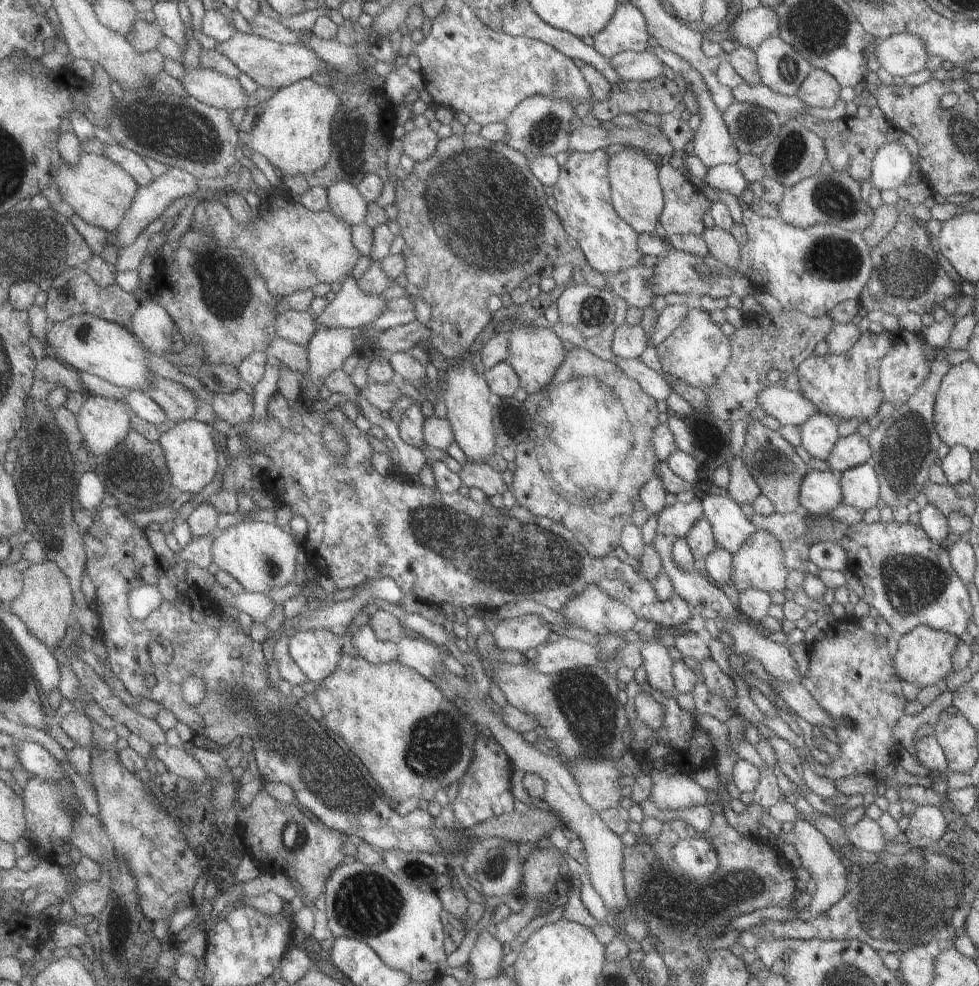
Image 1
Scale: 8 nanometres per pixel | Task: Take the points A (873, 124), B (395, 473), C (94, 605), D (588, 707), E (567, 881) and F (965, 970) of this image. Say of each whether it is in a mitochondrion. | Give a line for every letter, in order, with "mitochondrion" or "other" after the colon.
A: other
B: other
C: other
D: mitochondrion
E: other
F: other

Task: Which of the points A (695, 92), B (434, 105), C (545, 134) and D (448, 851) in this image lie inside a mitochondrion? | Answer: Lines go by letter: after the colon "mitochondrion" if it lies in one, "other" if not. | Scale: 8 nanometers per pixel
A: other
B: other
C: mitochondrion
D: other

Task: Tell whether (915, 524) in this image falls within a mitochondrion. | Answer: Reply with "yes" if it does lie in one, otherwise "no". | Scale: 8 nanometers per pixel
no

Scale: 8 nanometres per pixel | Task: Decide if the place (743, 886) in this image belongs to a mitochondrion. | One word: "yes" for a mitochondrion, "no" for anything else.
yes

